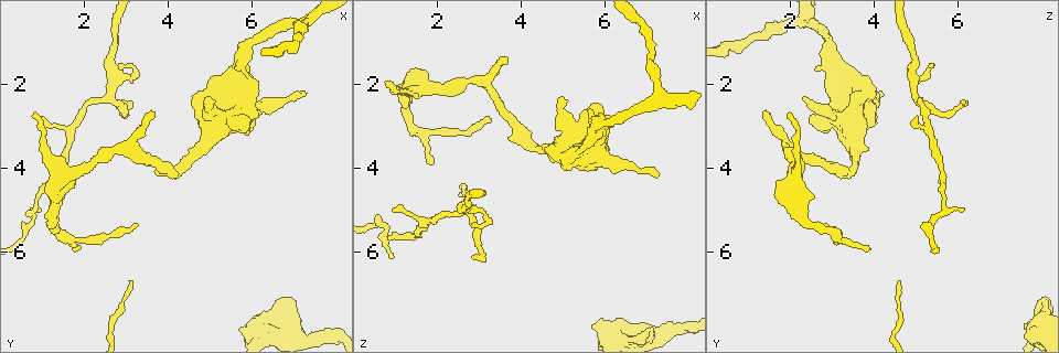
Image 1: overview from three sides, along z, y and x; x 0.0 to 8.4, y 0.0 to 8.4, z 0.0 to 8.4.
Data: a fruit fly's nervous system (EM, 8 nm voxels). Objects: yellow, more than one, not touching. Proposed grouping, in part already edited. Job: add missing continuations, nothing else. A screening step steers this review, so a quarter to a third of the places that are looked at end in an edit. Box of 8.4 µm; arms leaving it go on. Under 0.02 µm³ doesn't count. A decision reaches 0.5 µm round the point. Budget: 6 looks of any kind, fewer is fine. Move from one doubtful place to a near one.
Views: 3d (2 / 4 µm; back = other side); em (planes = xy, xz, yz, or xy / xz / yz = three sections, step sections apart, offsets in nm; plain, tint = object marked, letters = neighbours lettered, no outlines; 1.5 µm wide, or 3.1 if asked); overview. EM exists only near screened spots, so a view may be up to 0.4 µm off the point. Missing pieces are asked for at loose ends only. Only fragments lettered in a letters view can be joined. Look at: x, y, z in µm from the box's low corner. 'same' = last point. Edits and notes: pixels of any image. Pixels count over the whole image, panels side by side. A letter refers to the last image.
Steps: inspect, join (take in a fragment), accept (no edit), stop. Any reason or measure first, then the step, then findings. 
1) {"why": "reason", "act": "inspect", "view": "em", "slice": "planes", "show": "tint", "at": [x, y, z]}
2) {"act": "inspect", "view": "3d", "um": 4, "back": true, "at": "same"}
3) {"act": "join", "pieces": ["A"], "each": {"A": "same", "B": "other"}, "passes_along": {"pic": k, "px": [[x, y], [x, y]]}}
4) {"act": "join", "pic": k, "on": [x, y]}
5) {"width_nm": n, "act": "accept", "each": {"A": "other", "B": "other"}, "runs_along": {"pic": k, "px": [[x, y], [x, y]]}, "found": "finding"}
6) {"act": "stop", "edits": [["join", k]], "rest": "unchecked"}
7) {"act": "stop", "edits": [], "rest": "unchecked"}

{"act": "inspect", "view": "em", "slice": "planes", "show": "letters", "at": [1.00, 2.80, 5.05]}

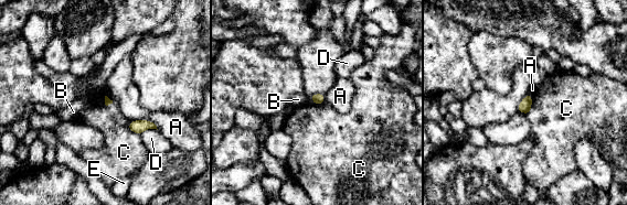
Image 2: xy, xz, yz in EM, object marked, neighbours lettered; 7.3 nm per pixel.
{"act": "accept", "each": {"A": "other", "B": "other", "C": "other", "D": "other", "E": "other"}, "border": {"pic": 2, "px": [[532, 94], [532, 106], [529, 114]]}, "found": "none of them fits"}

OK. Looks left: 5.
{"why": "an open end", "act": "inspect", "view": "em", "slice": "planes", "show": "letters", "at": [5.00, 2.30, 2.35]}

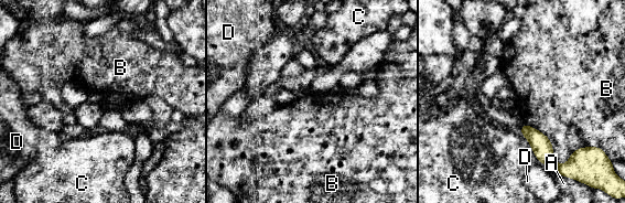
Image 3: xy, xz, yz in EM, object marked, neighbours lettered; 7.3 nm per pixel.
{"act": "accept", "each": {"A": "other", "B": "other", "C": "other", "D": "other"}, "runs_along": {"pic": 3, "px": [[524, 129], [557, 167], [580, 156]]}, "found": "no lettered fragment goes on from it"}

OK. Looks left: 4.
{"why": "branch stops here", "act": "inspect", "view": "em", "slice": "planes", "show": "letters", "at": [0.80, 2.70, 1.95]}

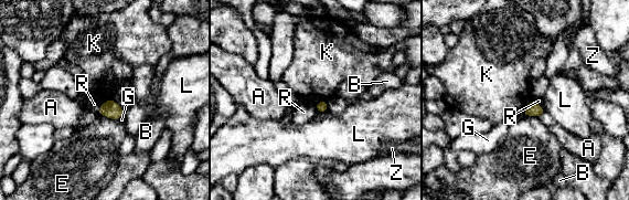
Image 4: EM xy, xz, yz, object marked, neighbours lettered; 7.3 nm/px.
{"longest_contact_nm": ["E", 150], "act": "accept", "each": {"A": "other", "B": "other", "E": "other", "G": "other", "K": "other", "L": "other", "R": "other", "Z": "other"}, "border": {"pic": 4, "px": [[531, 98], [522, 113]]}, "found": "none of them fits"}

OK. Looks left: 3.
{"act": "stop", "edits": [], "rest": "unchecked"}

